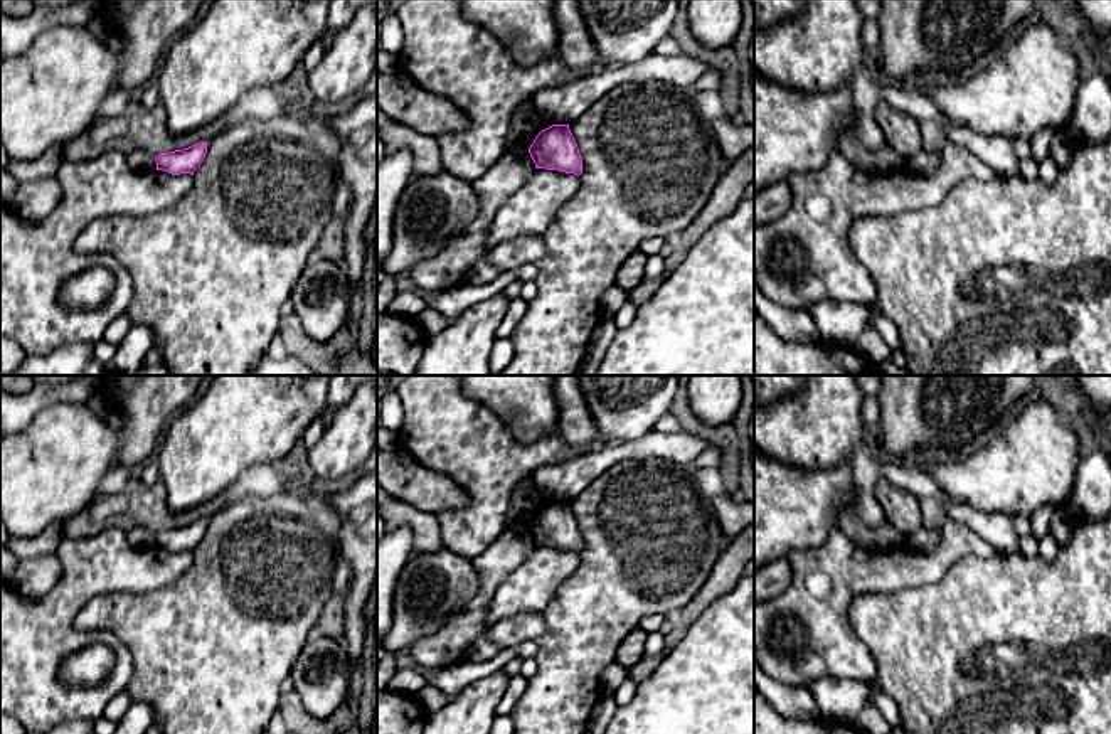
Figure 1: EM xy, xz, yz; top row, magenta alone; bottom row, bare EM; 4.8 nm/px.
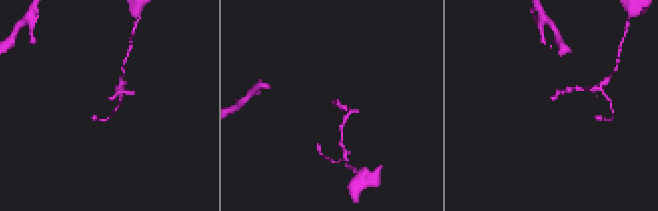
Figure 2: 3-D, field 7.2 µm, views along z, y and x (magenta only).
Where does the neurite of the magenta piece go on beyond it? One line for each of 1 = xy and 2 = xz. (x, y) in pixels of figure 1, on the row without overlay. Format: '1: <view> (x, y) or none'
1: none
2: none

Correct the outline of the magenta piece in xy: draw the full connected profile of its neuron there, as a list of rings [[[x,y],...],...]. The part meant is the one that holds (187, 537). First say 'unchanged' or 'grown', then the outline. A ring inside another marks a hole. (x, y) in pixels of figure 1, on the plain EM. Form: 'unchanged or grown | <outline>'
unchanged | [[[199,519],[189,525],[160,530],[155,534],[157,547],[168,549],[172,552],[190,550],[200,544],[207,530],[207,519]]]

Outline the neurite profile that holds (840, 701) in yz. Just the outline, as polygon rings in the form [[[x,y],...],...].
[[[821,678],[810,685],[820,719],[855,726],[857,717],[870,704],[870,687],[850,678]]]

